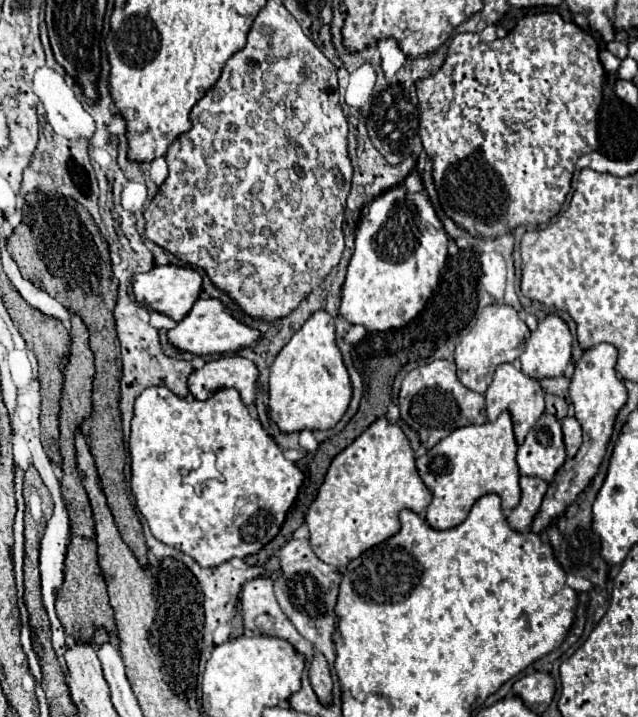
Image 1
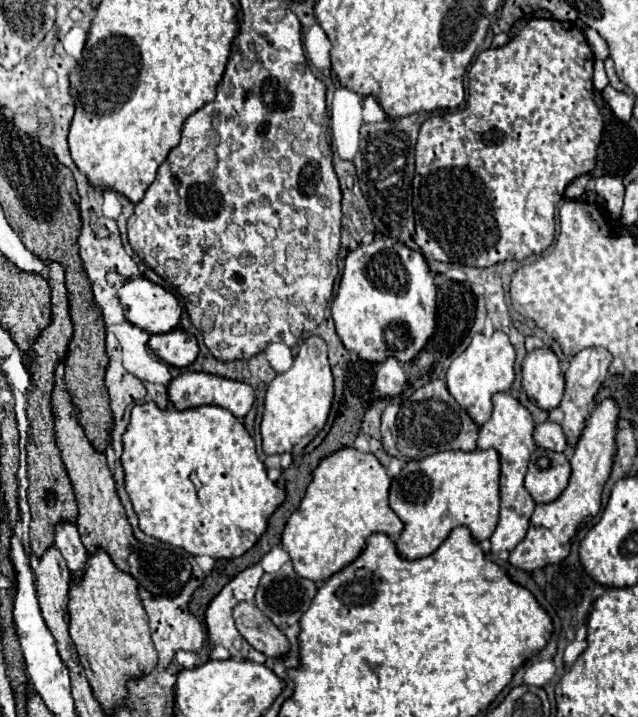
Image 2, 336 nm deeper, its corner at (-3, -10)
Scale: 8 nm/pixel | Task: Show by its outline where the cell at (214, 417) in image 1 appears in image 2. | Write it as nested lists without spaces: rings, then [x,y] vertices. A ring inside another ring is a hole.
[[[156,402],[138,404],[132,408],[130,424],[122,436],[124,454],[122,466],[126,472],[126,492],[132,500],[134,512],[140,520],[140,530],[156,540],[184,548],[186,552],[200,556],[208,554],[214,560],[238,558],[248,552],[266,532],[268,518],[284,502],[286,492],[278,488],[266,474],[266,466],[258,460],[254,440],[244,424],[226,408],[198,406],[188,410],[158,408]],[[204,464],[214,464],[212,474],[204,476]],[[196,472],[202,486],[194,488],[190,474]]]

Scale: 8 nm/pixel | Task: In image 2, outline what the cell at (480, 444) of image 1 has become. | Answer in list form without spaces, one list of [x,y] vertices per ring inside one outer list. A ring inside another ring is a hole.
[[[474,450],[474,452],[436,452],[424,460],[410,460],[402,472],[392,480],[390,486],[390,504],[392,510],[404,522],[404,530],[396,542],[398,552],[404,558],[424,558],[436,550],[436,544],[444,542],[448,534],[456,526],[468,526],[474,540],[482,542],[494,534],[500,518],[500,454],[490,450]]]

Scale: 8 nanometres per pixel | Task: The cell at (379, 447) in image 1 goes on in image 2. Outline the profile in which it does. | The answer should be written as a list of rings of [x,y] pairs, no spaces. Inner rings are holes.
[[[340,448],[332,456],[324,458],[316,468],[312,482],[308,484],[300,508],[290,516],[282,534],[282,548],[290,554],[294,562],[294,570],[302,578],[324,582],[336,572],[344,570],[362,554],[370,534],[384,532],[388,536],[398,536],[404,528],[404,522],[390,508],[390,484],[392,484],[392,476],[388,476],[386,468],[372,452],[360,452],[356,448]]]

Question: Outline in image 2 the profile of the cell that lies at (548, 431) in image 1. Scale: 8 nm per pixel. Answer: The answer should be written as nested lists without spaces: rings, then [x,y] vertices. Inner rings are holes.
[[[536,448],[530,458],[526,474],[526,490],[532,494],[536,504],[556,500],[566,488],[570,478],[570,462],[564,454]]]

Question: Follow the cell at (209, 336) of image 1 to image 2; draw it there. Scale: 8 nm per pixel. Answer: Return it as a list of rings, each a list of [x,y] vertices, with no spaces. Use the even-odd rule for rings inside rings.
[[[180,328],[168,334],[156,334],[150,338],[148,344],[160,360],[176,368],[188,368],[198,358],[200,352],[198,340]]]

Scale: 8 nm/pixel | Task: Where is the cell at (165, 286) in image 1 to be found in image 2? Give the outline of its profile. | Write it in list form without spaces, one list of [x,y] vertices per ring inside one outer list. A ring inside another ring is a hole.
[[[146,278],[128,280],[118,292],[126,320],[150,332],[164,334],[180,324],[182,306],[178,298]]]

